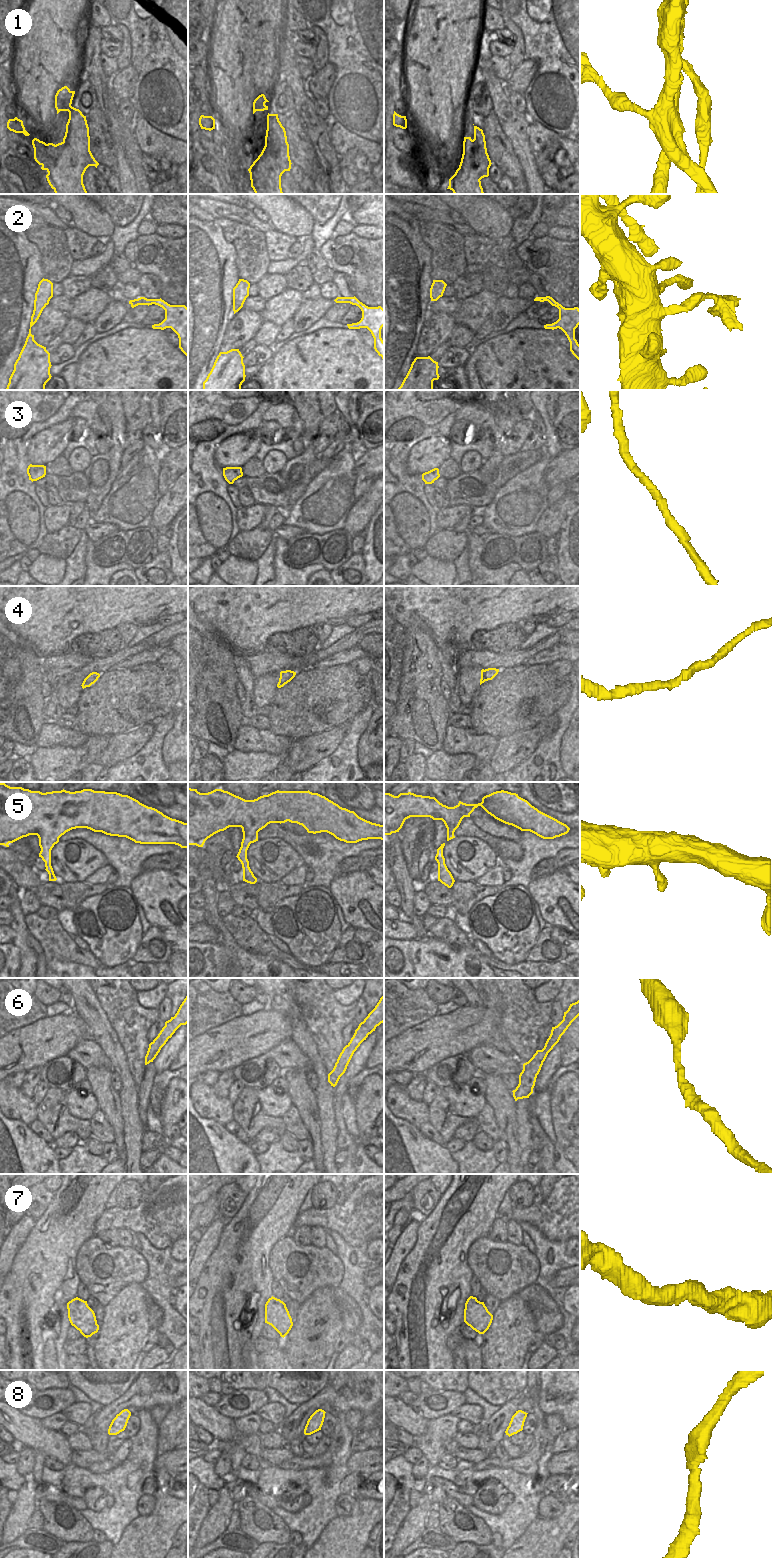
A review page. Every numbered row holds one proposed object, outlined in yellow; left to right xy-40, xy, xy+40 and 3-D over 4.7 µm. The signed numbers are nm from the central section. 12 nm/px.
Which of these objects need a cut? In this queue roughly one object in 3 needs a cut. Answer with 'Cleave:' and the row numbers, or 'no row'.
Cleave: 1

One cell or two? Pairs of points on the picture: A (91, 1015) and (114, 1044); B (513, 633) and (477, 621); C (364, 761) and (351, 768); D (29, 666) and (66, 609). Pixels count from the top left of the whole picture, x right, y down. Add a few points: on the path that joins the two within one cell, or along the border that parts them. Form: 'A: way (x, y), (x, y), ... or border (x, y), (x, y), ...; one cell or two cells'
A: way (97, 1022), (101, 1031), (107, 1037); one cell
B: border (516, 623), (502, 623), (490, 630), (474, 632); two cells
C: border (358, 740), (357, 760), (358, 765), (363, 770); two cells
D: border (18, 647), (30, 649), (41, 659); two cells

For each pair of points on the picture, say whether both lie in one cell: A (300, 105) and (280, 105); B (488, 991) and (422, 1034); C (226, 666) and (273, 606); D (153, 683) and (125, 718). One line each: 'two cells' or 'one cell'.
A: two cells
B: one cell
C: two cells
D: one cell

